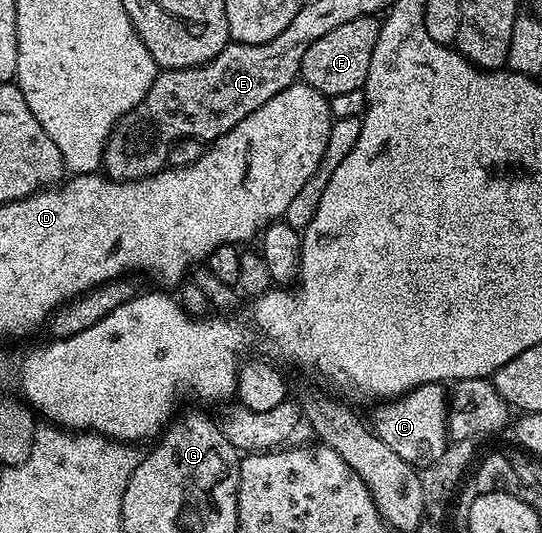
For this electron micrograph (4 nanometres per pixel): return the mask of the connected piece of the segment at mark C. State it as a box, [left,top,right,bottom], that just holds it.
[369,384,449,466]

